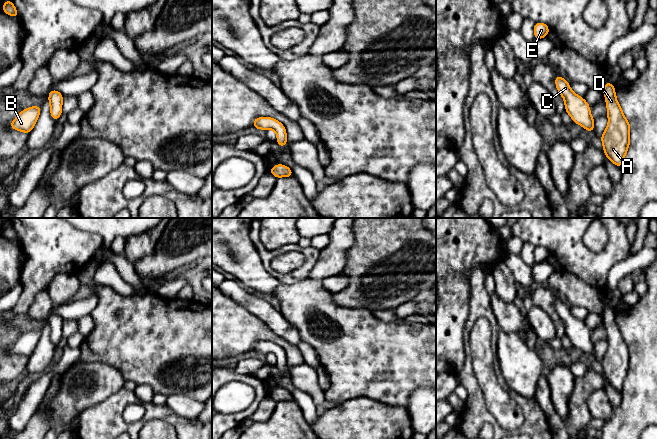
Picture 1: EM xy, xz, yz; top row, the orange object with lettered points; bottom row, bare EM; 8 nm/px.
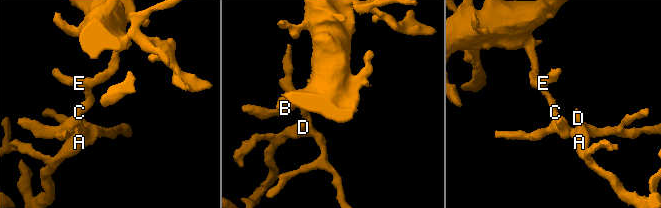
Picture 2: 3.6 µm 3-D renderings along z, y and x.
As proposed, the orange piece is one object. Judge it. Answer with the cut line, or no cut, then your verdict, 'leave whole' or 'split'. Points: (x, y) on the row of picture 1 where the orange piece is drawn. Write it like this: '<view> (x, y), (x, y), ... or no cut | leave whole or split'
no cut | leave whole

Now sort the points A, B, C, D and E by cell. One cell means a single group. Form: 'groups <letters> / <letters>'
groups A B C D E

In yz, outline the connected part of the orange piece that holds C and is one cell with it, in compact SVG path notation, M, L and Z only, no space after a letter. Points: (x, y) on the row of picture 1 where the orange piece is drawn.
M560 75L555 76L555 85L565 102L565 112L567 112L574 123L577 123L588 130L594 132L594 118L590 113L590 105L583 97L575 94L570 84Z

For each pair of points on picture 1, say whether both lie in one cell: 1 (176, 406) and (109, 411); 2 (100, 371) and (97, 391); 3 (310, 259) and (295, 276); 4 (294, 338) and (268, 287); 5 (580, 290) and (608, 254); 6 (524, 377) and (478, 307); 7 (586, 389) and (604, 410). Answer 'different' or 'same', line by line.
1: different
2: same
3: same
4: different
5: different
6: different
7: different

